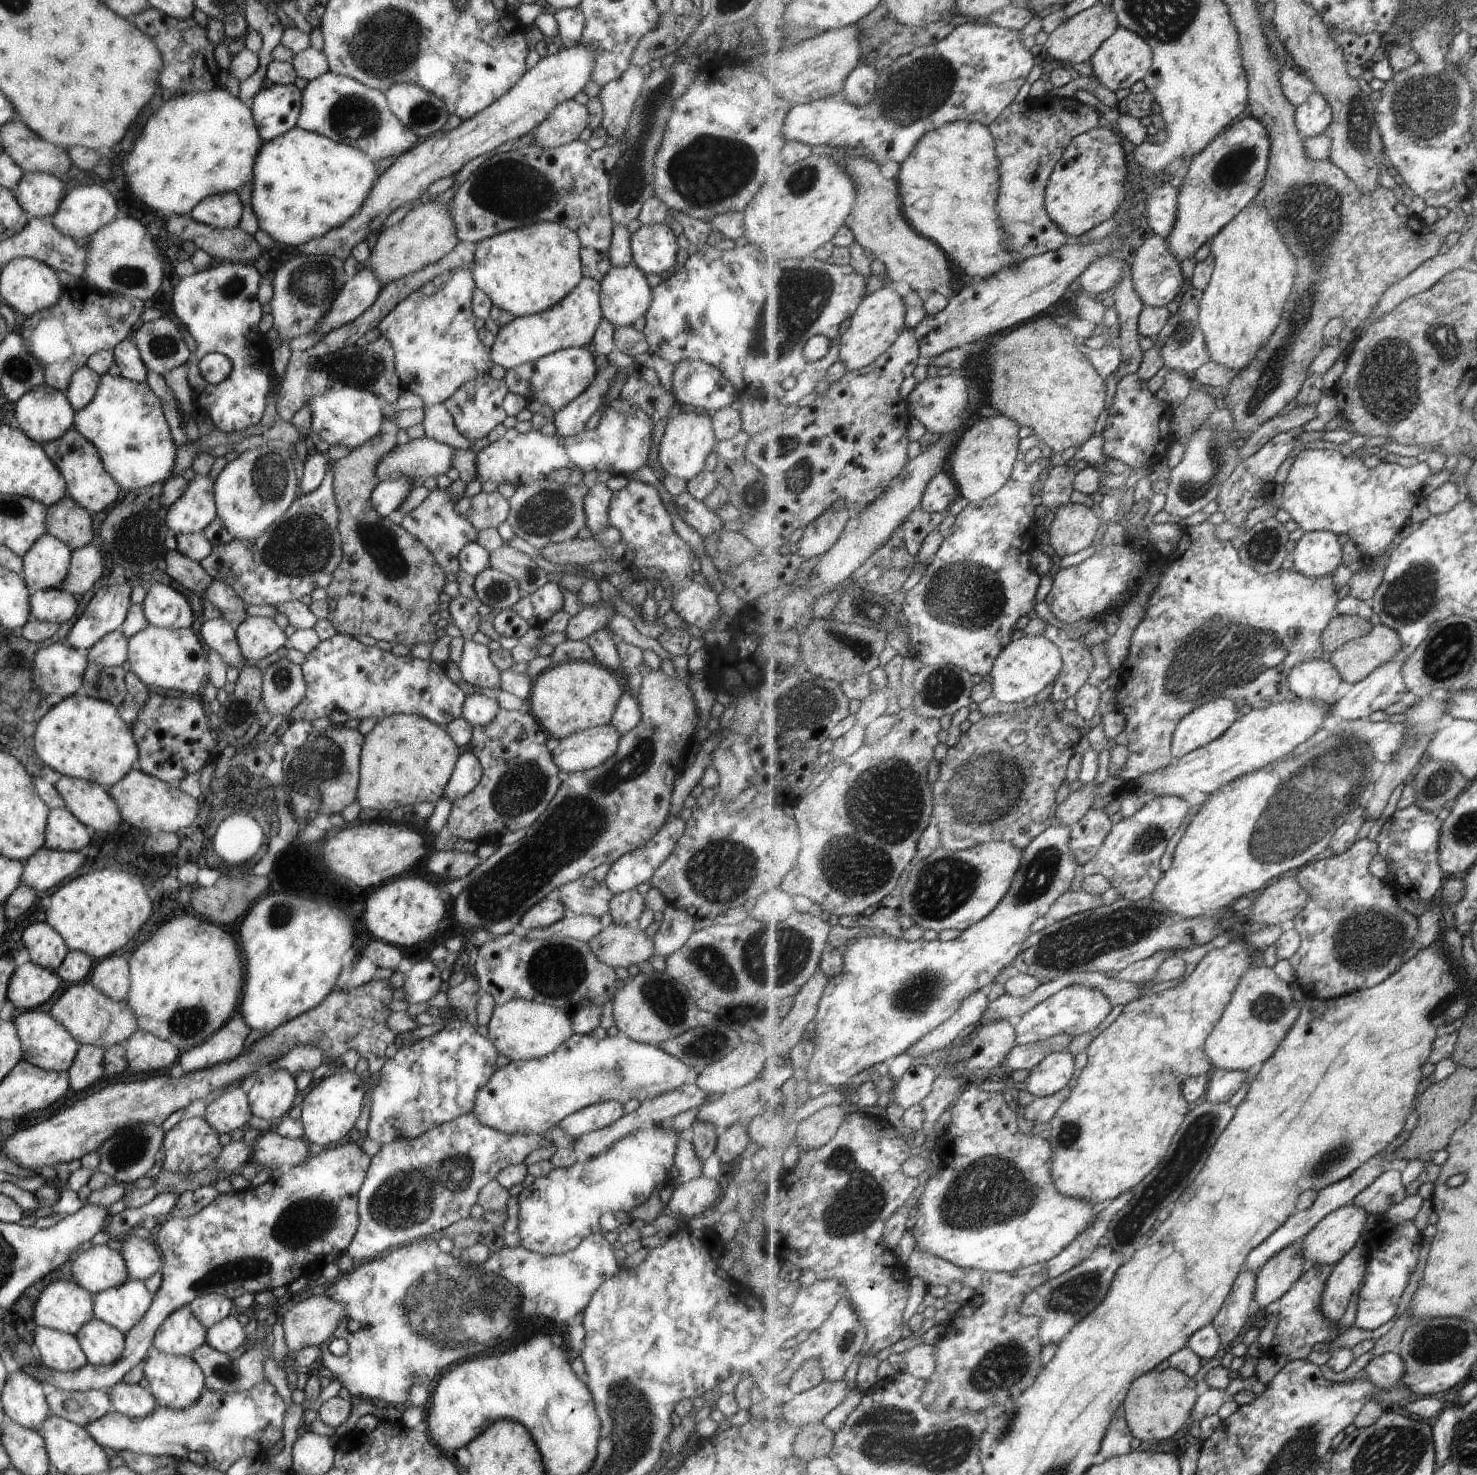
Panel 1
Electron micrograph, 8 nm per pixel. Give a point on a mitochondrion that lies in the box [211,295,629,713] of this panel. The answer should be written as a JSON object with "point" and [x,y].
{"point":[303,546]}

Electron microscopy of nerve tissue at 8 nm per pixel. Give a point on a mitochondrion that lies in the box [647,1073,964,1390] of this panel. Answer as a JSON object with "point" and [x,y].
{"point":[861,1199]}

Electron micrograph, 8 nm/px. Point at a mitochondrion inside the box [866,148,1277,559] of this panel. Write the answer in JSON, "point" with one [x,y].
{"point":[1191,490]}

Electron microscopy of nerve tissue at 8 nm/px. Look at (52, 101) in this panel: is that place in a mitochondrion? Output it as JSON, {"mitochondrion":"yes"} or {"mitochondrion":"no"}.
{"mitochondrion":"no"}

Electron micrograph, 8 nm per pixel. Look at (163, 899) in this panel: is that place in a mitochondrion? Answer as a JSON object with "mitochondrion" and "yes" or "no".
{"mitochondrion":"no"}

